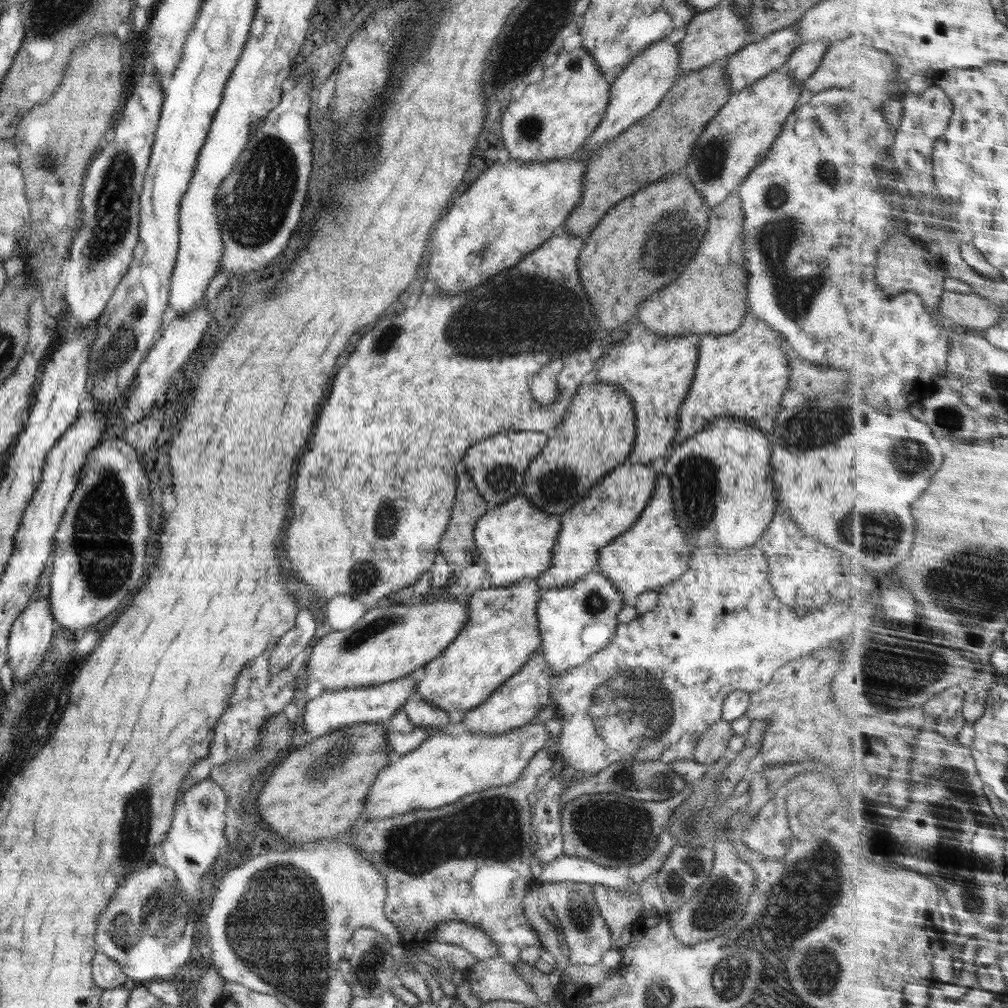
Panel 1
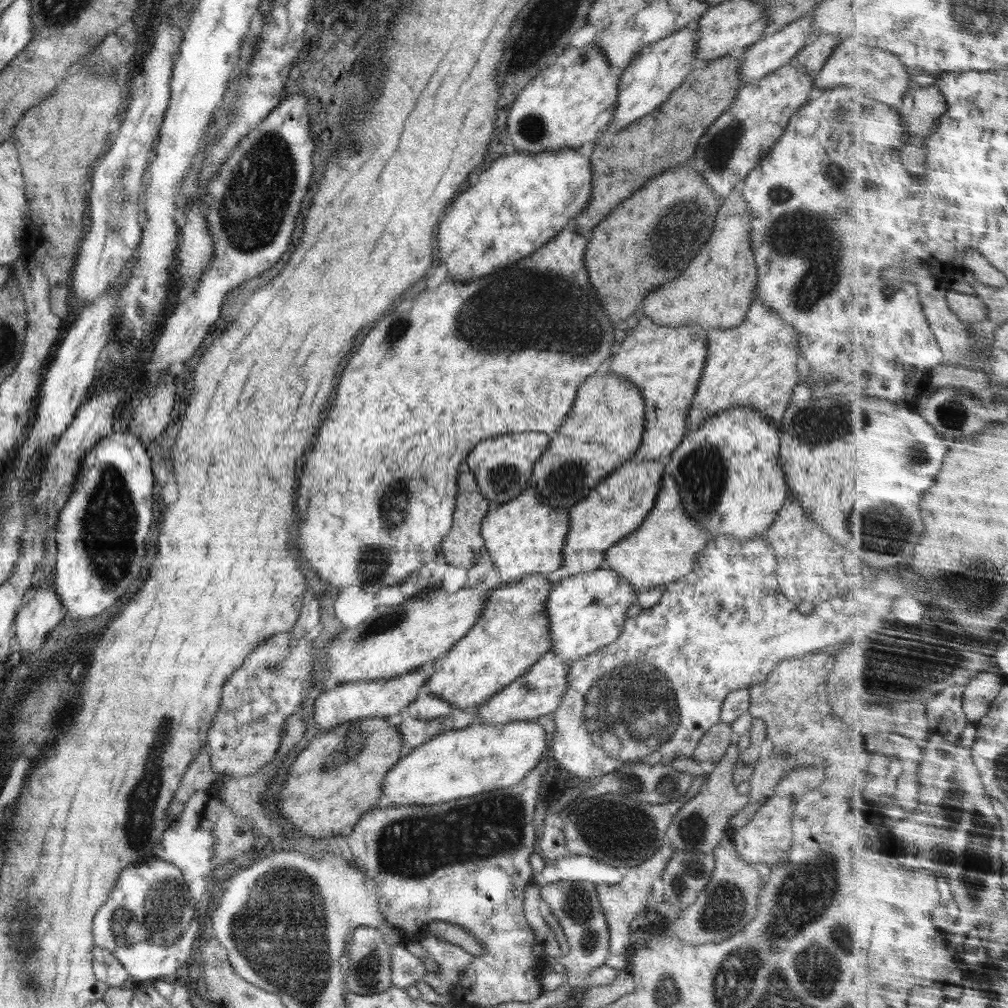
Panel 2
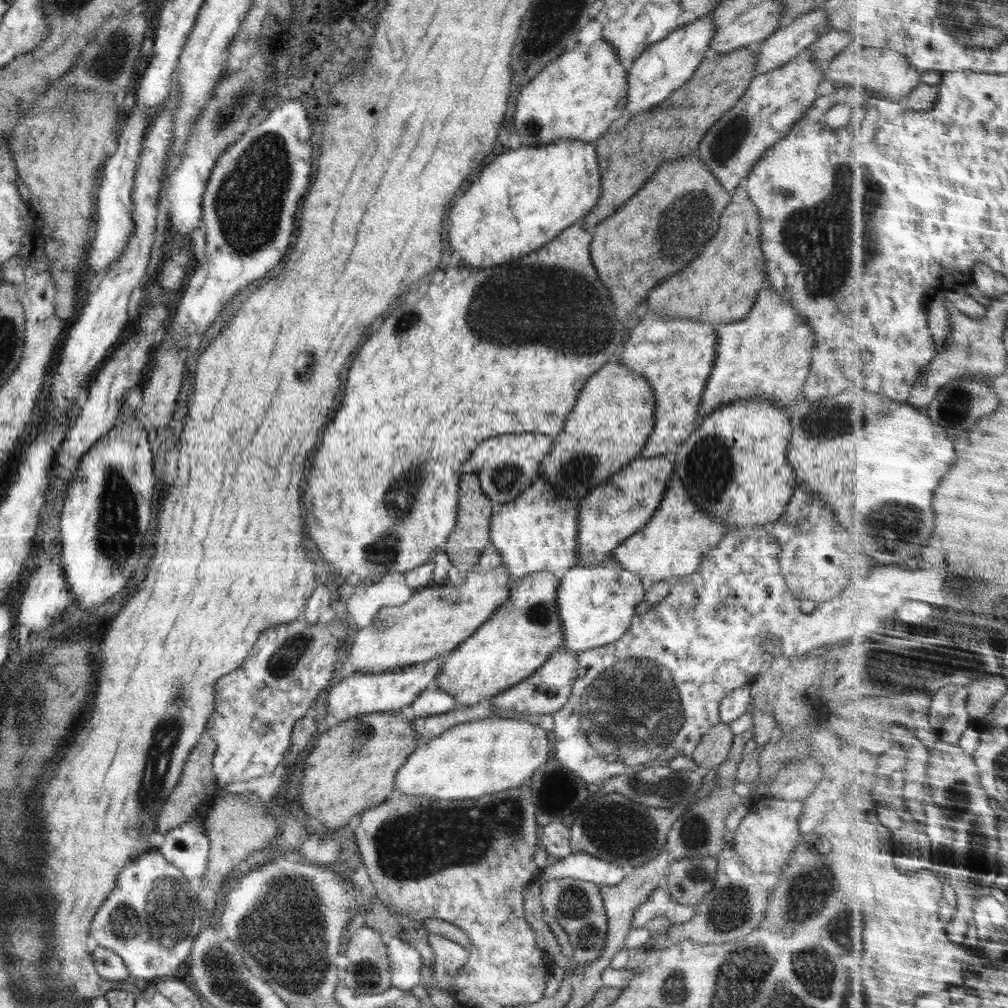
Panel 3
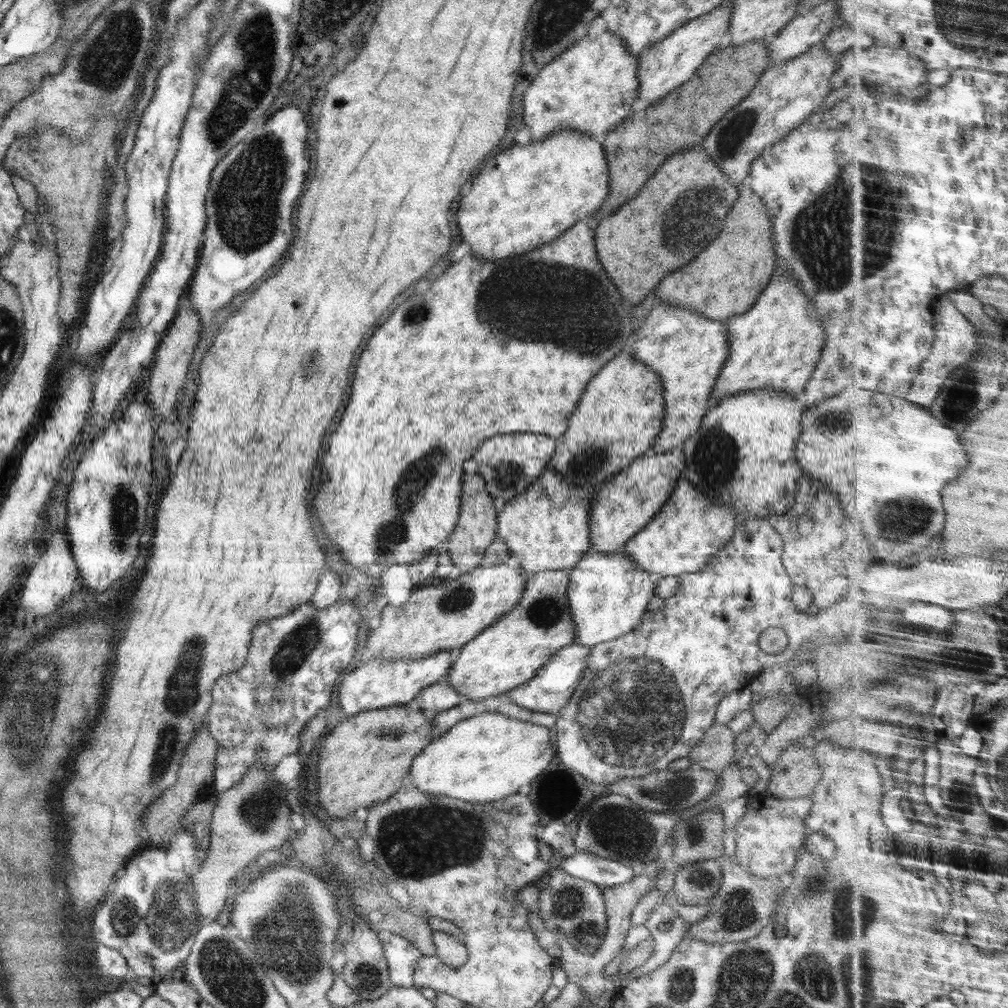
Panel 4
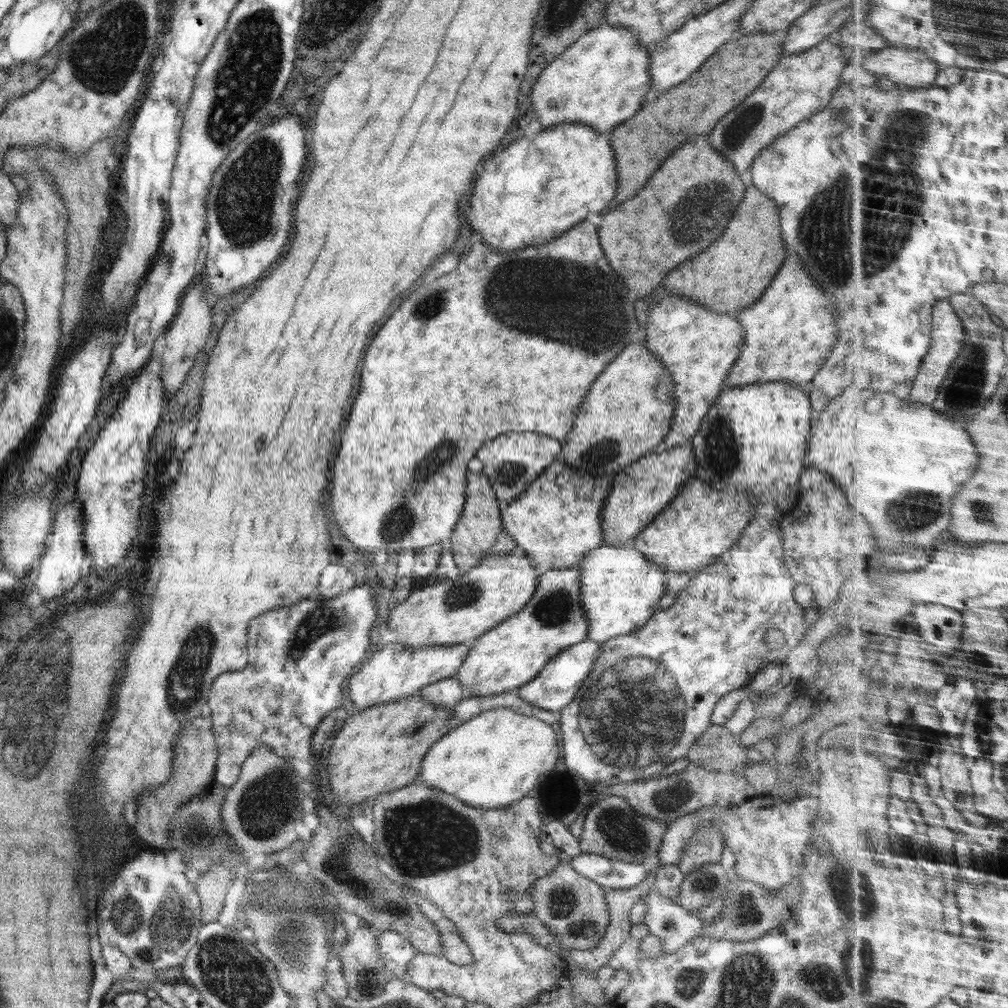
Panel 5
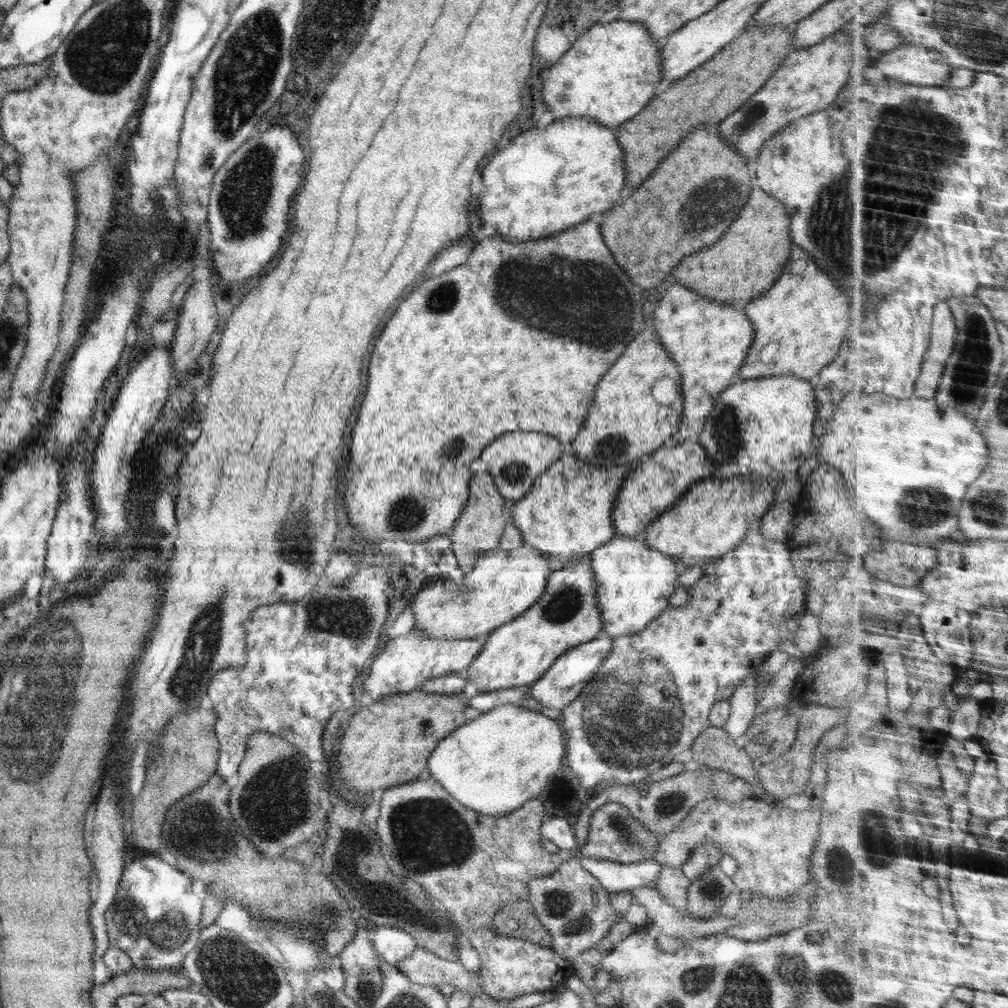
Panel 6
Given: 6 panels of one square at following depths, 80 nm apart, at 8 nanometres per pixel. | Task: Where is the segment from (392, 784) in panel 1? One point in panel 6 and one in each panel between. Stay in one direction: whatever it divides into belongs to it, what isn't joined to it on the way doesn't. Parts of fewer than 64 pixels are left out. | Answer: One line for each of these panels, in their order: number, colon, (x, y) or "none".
2: (459, 763)
3: (477, 758)
4: (485, 758)
5: (489, 761)
6: (494, 764)

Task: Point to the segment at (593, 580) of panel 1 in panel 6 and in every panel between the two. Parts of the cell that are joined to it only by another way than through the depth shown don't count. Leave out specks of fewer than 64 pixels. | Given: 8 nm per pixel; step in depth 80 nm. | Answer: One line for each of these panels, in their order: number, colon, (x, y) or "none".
2: (586, 611)
3: (596, 602)
4: (607, 592)
5: (620, 588)
6: (634, 582)

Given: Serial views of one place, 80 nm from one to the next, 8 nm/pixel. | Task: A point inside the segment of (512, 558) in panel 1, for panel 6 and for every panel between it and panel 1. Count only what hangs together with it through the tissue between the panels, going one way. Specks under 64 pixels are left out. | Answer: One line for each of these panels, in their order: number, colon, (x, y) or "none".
2: (523, 536)
3: (537, 531)
4: (546, 527)
5: (557, 519)
6: (567, 513)

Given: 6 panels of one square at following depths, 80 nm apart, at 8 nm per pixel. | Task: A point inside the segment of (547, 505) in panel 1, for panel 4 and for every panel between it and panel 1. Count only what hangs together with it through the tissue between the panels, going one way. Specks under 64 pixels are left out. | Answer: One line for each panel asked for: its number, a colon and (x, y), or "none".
2: (604, 428)
3: (613, 417)
4: (621, 411)

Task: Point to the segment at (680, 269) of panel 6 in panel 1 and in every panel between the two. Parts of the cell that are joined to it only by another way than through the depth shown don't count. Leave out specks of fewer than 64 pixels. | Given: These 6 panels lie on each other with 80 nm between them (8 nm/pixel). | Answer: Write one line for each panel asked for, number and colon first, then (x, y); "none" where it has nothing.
1: (710, 297)
2: (716, 289)
3: (720, 285)
4: (724, 280)
5: (732, 273)

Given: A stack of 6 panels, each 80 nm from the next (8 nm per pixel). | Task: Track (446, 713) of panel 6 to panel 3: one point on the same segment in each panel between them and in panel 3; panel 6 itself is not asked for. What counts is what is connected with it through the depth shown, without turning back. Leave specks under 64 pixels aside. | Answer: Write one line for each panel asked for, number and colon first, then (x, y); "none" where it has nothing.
3: (352, 767)
4: (366, 758)
5: (378, 749)

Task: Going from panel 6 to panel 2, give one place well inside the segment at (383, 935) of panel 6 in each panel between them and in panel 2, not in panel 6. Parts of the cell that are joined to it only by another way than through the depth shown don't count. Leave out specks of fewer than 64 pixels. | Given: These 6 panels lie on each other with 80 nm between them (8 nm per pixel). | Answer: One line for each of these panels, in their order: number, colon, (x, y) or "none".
2: (406, 969)
3: (405, 962)
4: (401, 955)
5: (396, 951)

